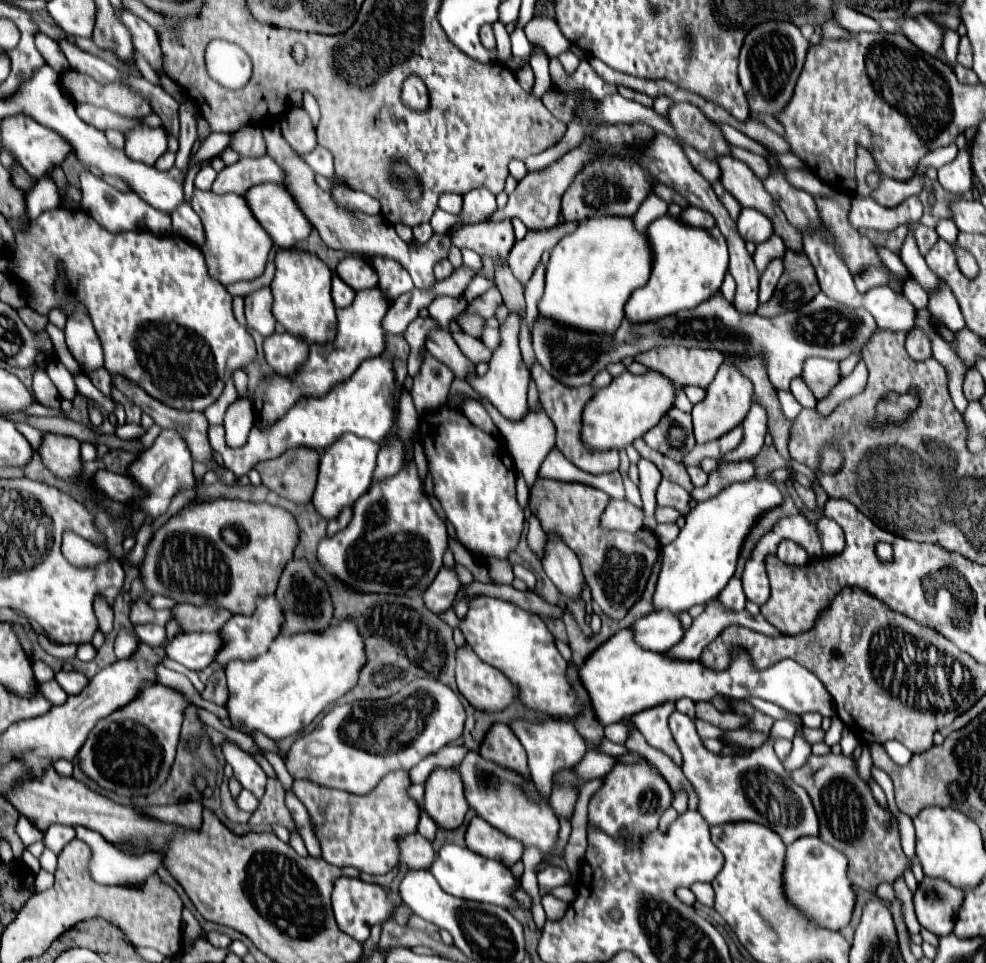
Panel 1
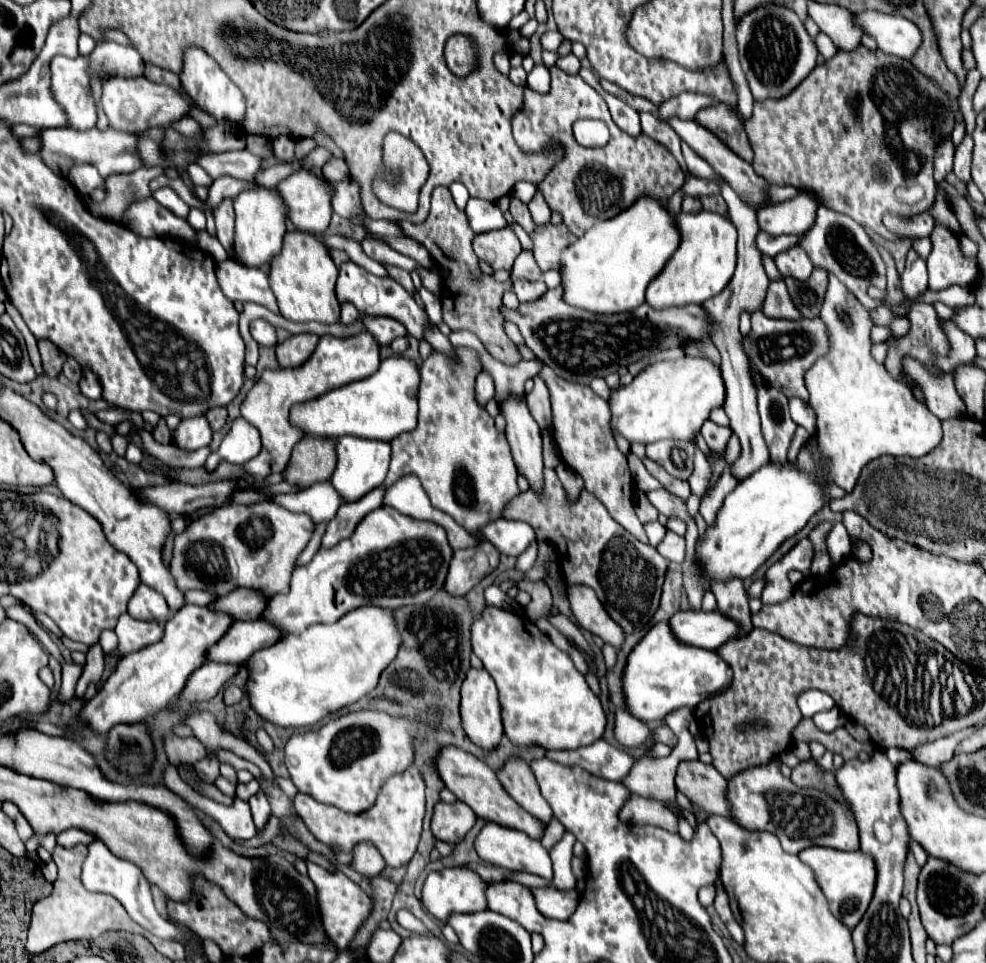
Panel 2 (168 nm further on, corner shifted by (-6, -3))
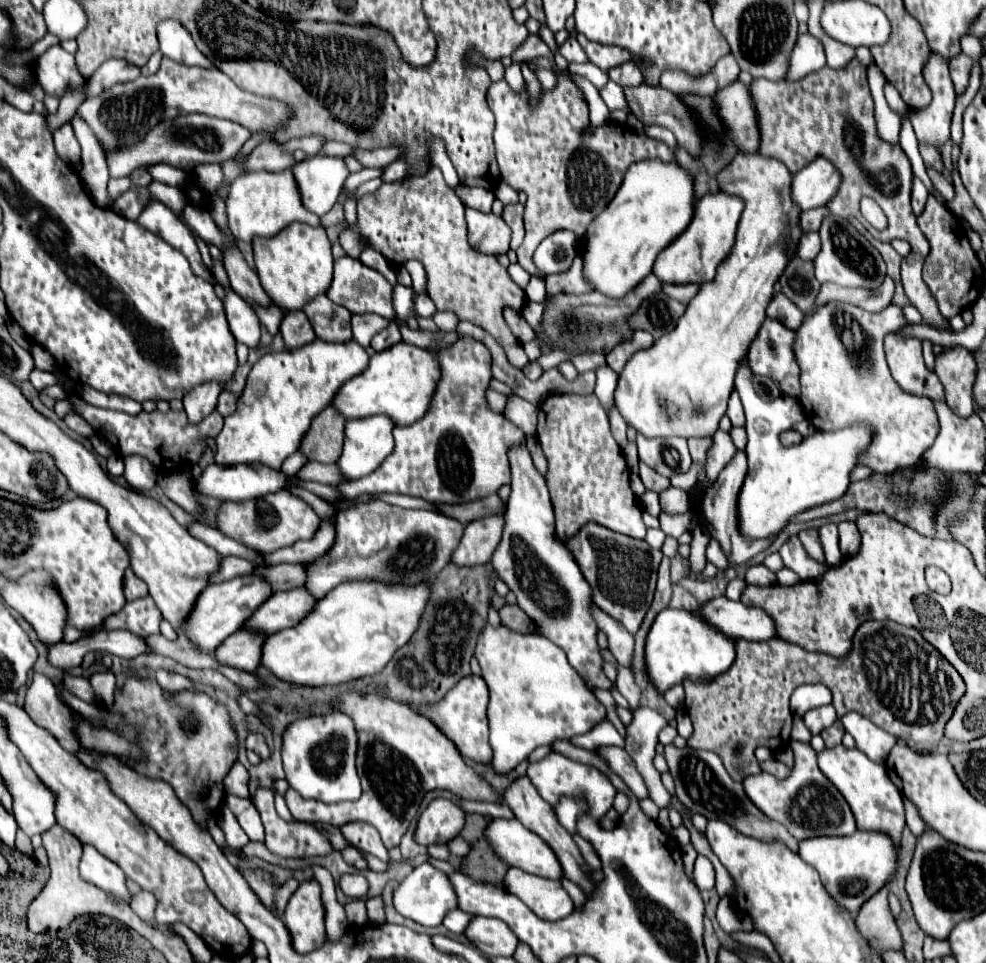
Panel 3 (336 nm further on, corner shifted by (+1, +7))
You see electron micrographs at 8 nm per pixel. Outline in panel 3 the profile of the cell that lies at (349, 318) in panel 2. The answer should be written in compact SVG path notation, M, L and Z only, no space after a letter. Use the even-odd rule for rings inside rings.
M316 296L312 304L304 306L304 314L312 322L312 328L318 338L328 342L346 342L352 338L352 314L344 306L334 304L328 296Z

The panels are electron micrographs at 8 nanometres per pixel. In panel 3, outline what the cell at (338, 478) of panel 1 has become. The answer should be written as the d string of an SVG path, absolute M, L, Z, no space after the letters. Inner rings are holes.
M372 416L368 420L348 420L344 430L344 452L336 466L354 480L374 472L394 448L392 420Z

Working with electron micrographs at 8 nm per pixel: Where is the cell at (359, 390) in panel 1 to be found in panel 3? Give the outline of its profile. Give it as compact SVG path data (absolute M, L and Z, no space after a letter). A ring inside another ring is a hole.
M398 342L382 352L376 352L368 368L362 374L350 378L336 392L330 406L334 406L334 410L346 420L360 420L384 414L392 418L396 426L408 426L420 420L420 416L424 416L428 408L428 398L432 398L432 390L440 376L438 372L440 370L436 358L430 356L430 352L408 342Z

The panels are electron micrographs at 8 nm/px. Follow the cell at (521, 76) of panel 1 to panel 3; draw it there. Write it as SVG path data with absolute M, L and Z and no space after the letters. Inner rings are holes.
M536 68L536 70L534 70L534 74L536 74L536 78L540 80L540 84L542 84L546 90L550 90L550 88L554 88L554 86L556 86L556 76L554 76L554 72L552 72L552 70Z

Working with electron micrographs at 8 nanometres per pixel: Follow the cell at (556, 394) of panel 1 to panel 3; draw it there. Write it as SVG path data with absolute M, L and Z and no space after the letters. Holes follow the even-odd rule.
M552 394L540 404L538 440L548 458L548 490L556 514L556 532L562 542L572 538L588 520L614 528L632 538L644 538L640 500L630 490L630 470L610 434L608 416L596 394Z

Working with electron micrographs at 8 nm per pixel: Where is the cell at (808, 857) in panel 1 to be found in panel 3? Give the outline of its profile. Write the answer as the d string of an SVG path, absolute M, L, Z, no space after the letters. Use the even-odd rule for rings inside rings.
M860 830L846 838L808 838L800 842L798 854L804 862L812 864L818 870L826 892L832 896L836 904L840 904L850 914L856 914L864 900L876 894L884 884L892 882L898 860L898 848L892 846L892 840L888 836L880 832Z

